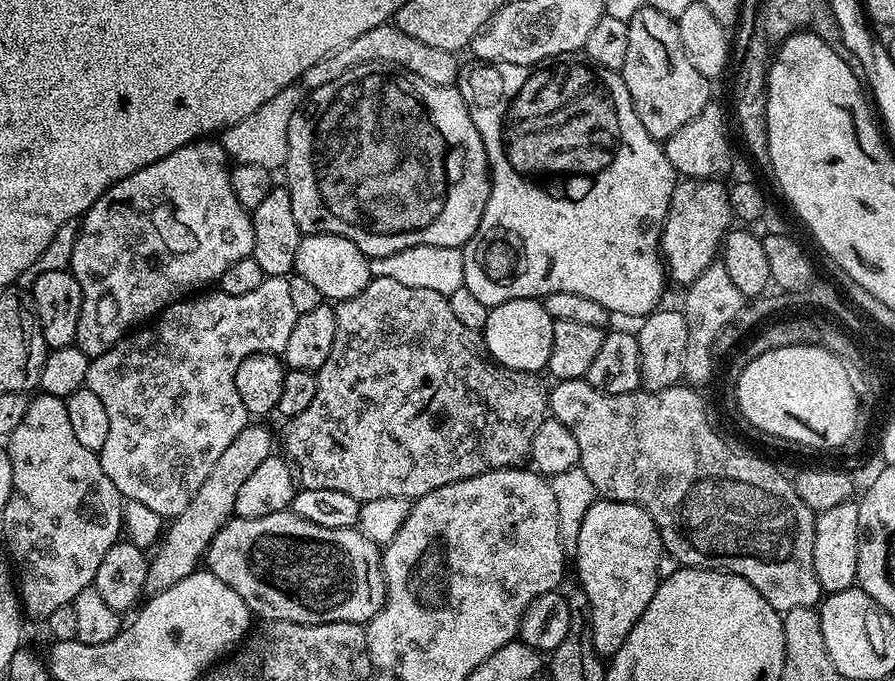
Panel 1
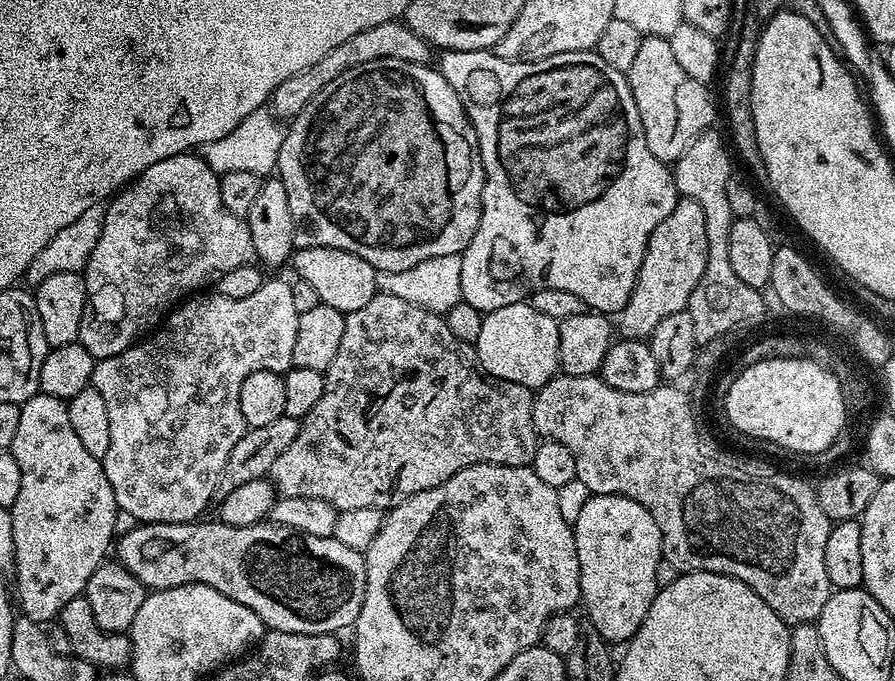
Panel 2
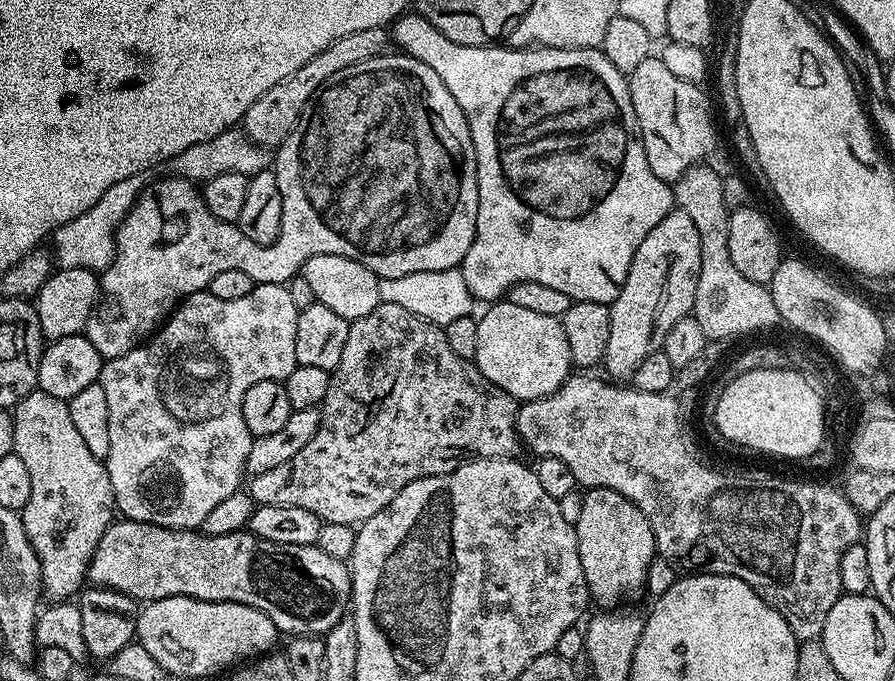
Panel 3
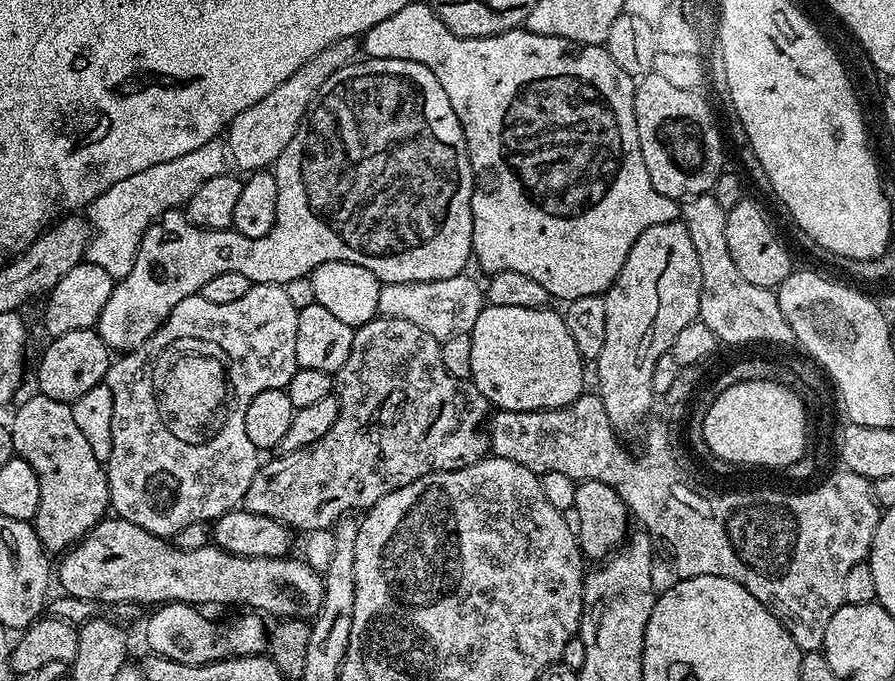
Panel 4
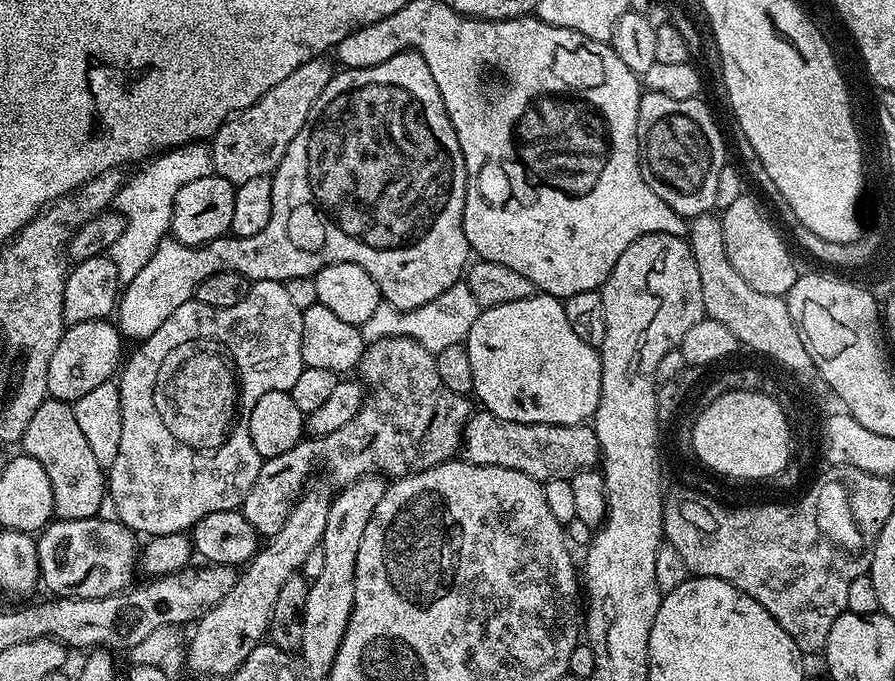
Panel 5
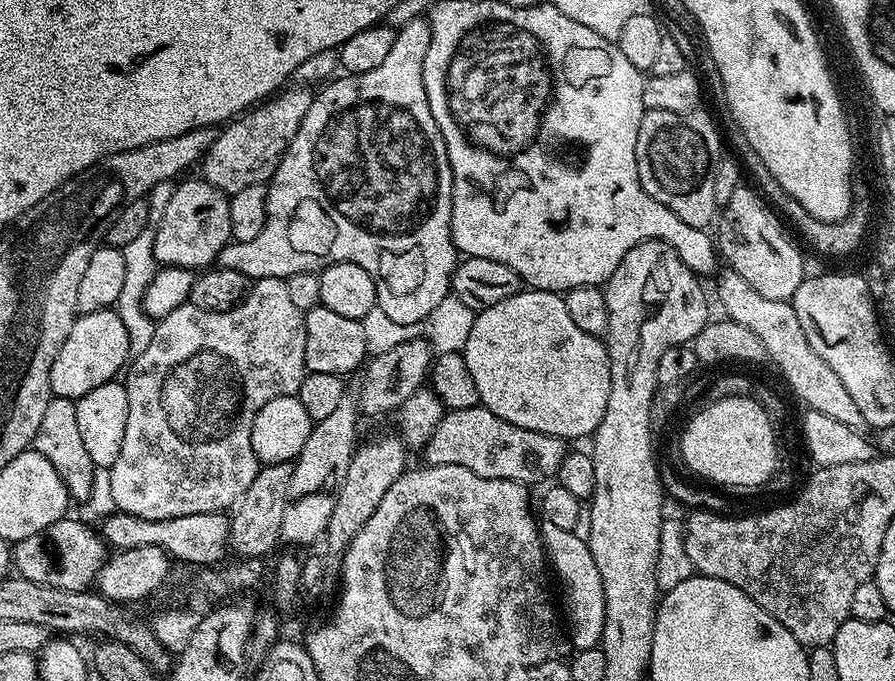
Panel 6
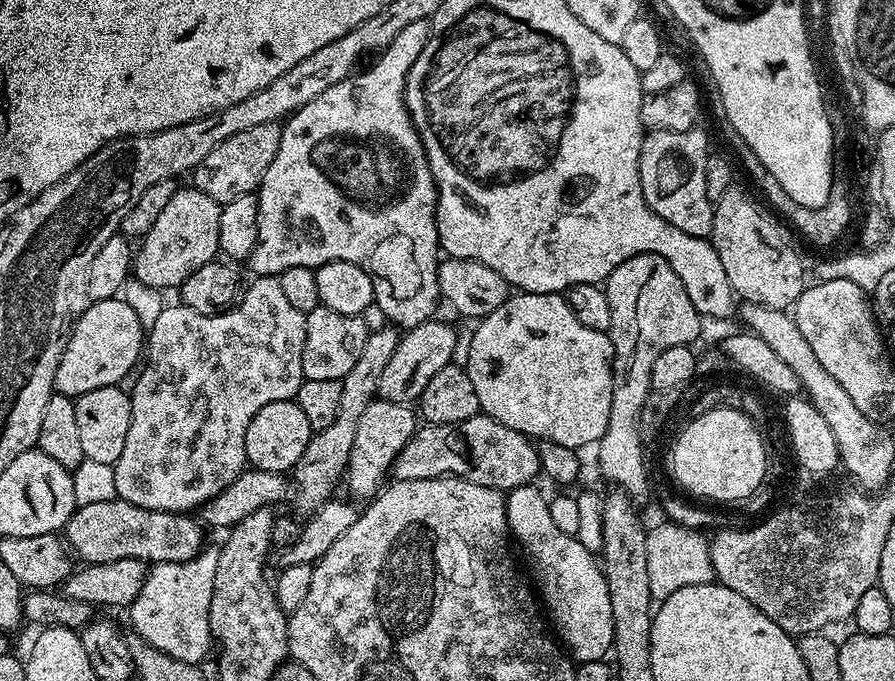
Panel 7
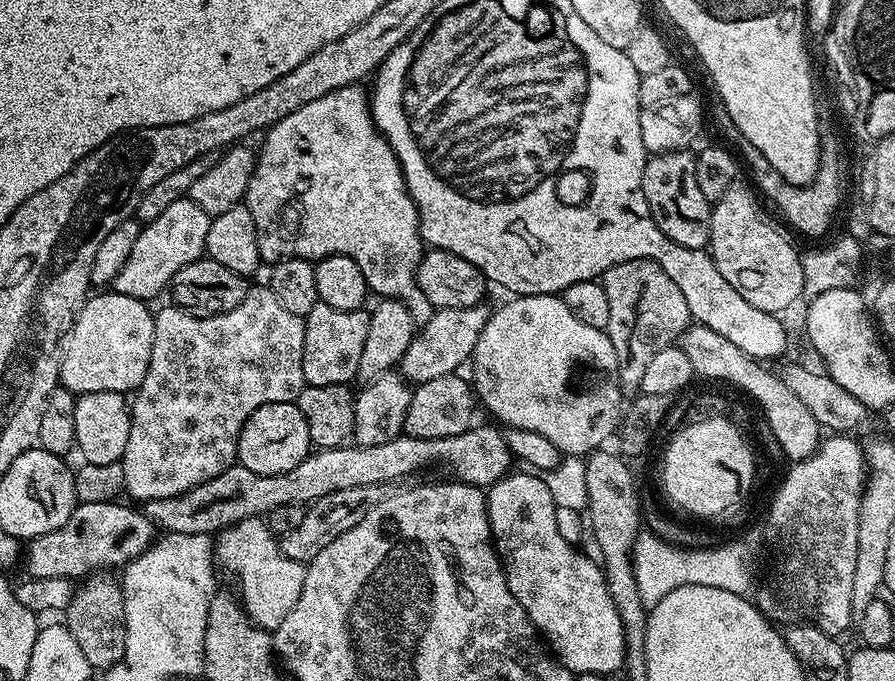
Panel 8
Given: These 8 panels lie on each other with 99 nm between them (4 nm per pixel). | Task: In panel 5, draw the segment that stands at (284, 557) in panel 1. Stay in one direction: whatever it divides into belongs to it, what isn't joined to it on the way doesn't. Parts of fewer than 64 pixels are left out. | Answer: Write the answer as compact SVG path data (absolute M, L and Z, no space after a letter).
M99 515L81 520L53 519L48 527L35 537L40 579L53 597L106 598L115 592L123 592L133 583L132 575L138 572L138 536L115 518L100 520Z

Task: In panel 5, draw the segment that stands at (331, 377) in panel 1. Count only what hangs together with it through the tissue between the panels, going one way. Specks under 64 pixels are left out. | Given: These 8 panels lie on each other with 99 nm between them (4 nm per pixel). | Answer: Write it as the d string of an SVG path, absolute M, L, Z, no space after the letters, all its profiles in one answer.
M387 336L373 340L364 349L358 365L358 376L366 385L364 404L358 414L354 414L354 418L342 426L342 430L334 430L334 434L329 436L305 438L286 450L286 454L278 454L261 463L258 478L254 478L254 486L250 486L242 505L246 522L254 526L257 536L267 538L282 530L282 522L286 522L302 489L313 479L312 471L316 464L328 464L327 479L333 485L336 483L336 486L343 486L376 473L388 478L399 478L430 470L434 466L445 464L461 451L464 427L474 411L474 404L468 396L454 394L454 390L446 390L446 386L442 386L442 378L438 378L436 357L433 352L426 350L426 346L405 336Z

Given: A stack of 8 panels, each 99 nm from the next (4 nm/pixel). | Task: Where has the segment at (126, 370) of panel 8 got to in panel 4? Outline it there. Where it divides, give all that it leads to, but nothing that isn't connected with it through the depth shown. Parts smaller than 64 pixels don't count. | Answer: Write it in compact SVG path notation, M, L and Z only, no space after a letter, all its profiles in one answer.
M70 330L70 334L62 334L47 342L48 349L41 354L40 369L36 372L36 380L40 383L39 395L71 402L82 398L86 390L94 390L94 386L105 383L110 350L95 330Z

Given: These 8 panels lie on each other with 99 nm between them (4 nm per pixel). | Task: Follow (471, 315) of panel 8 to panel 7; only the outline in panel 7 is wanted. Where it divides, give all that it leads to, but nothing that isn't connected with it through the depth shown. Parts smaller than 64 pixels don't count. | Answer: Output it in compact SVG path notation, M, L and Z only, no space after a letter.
M440 318L427 320L407 329L401 335L398 350L394 350L386 370L382 370L379 399L406 405L419 401L422 390L426 390L426 385L430 383L430 378L434 378L434 374L438 374L438 370L442 370L452 363L456 334L457 329L443 324Z

